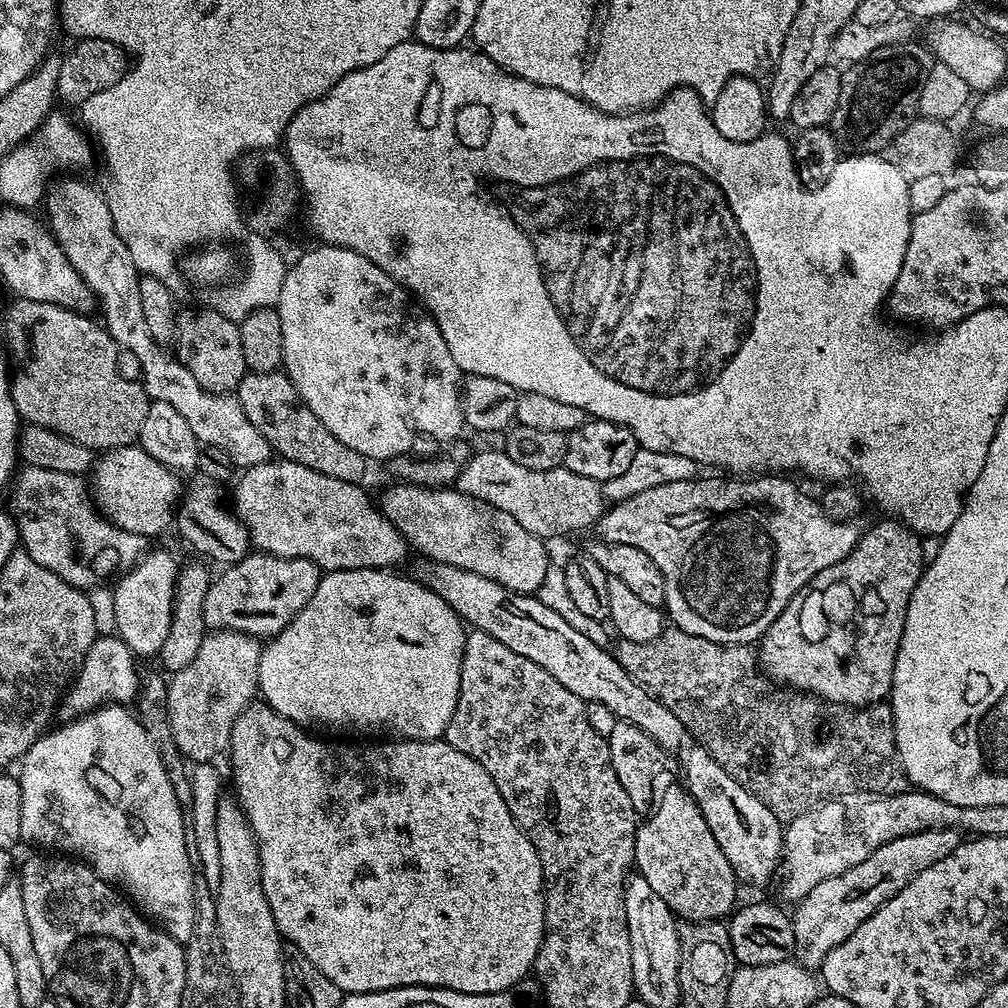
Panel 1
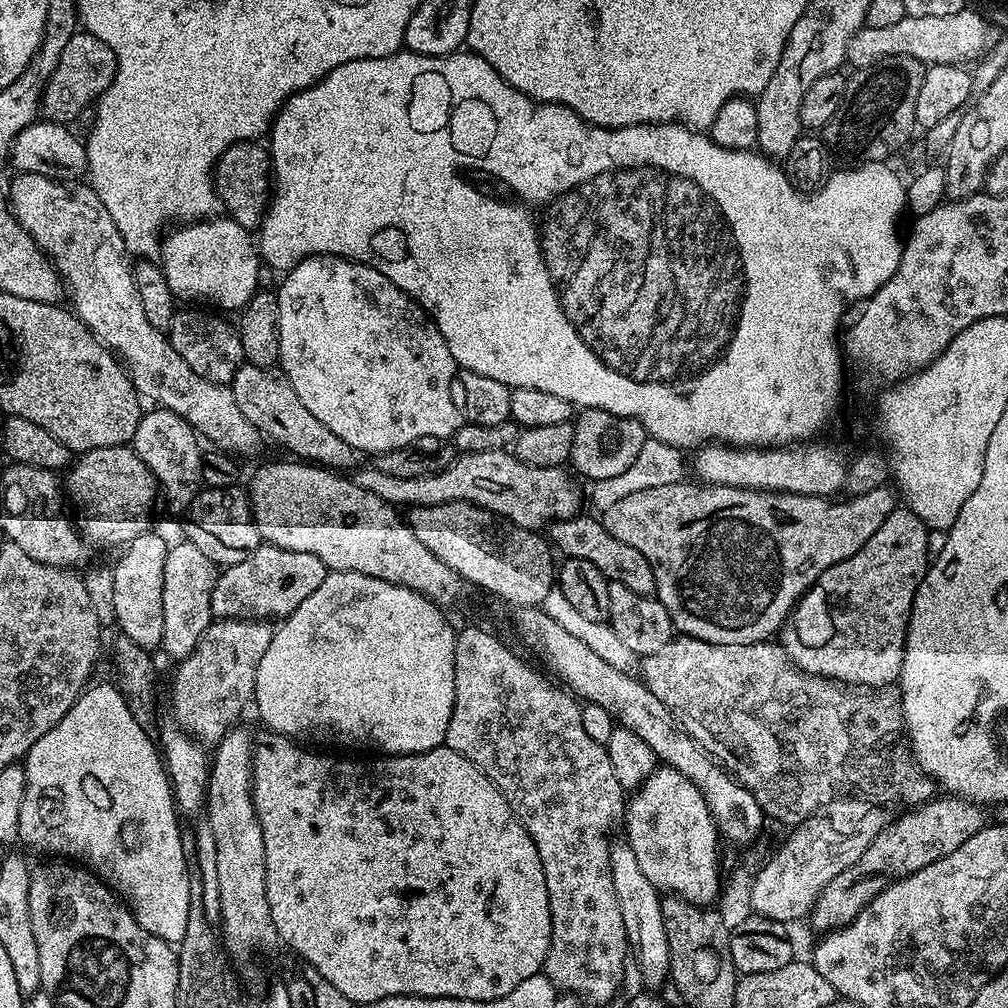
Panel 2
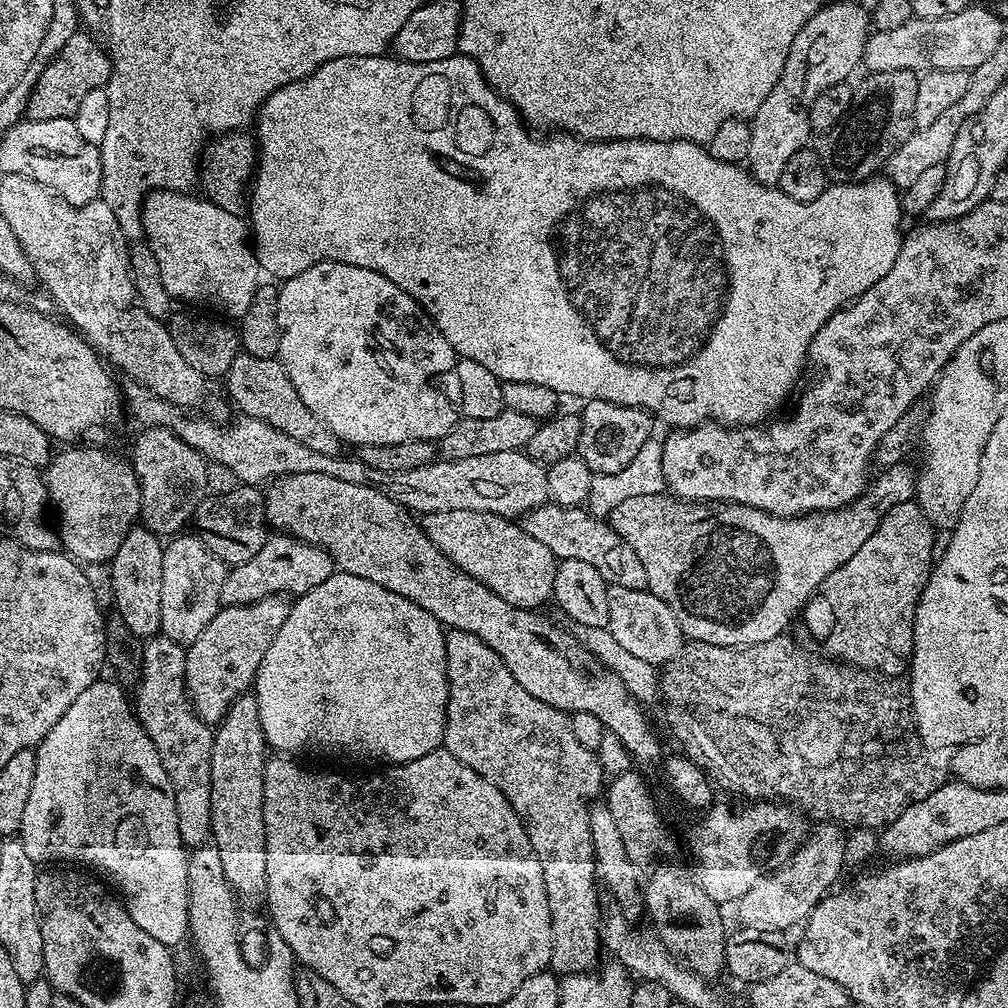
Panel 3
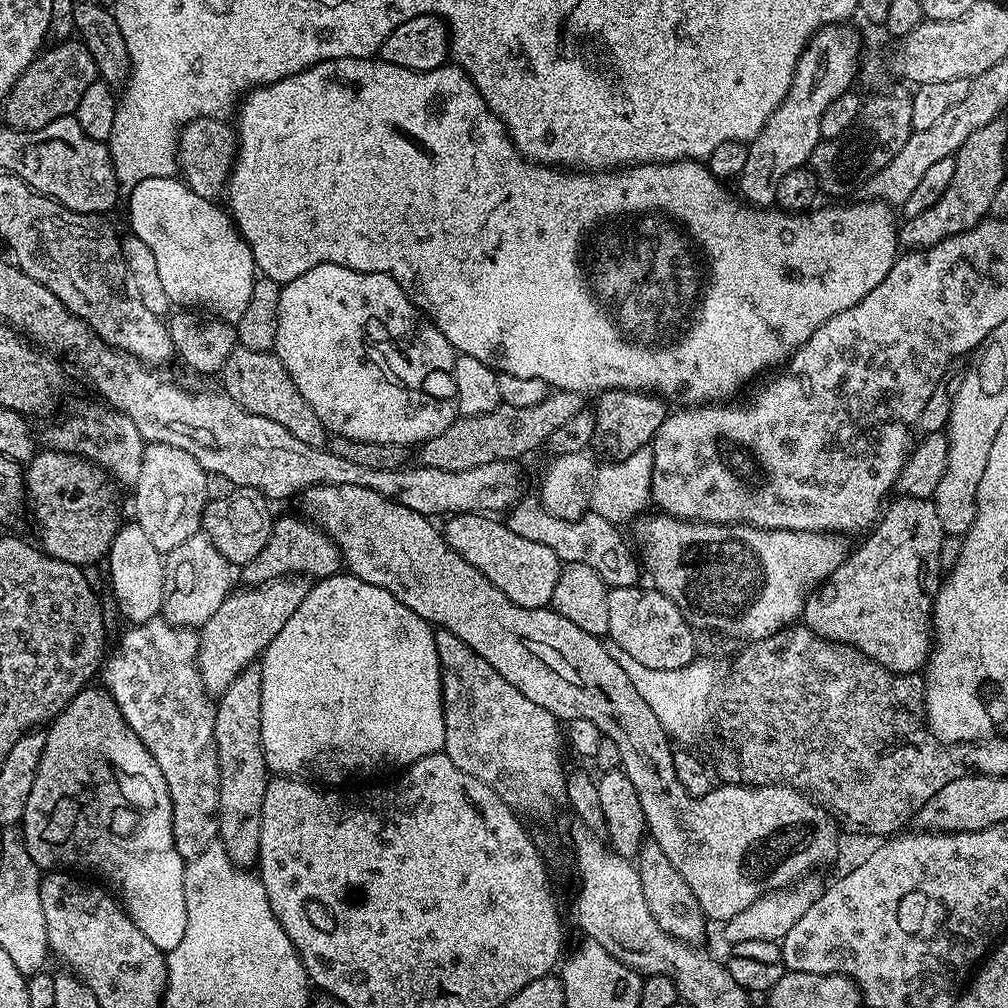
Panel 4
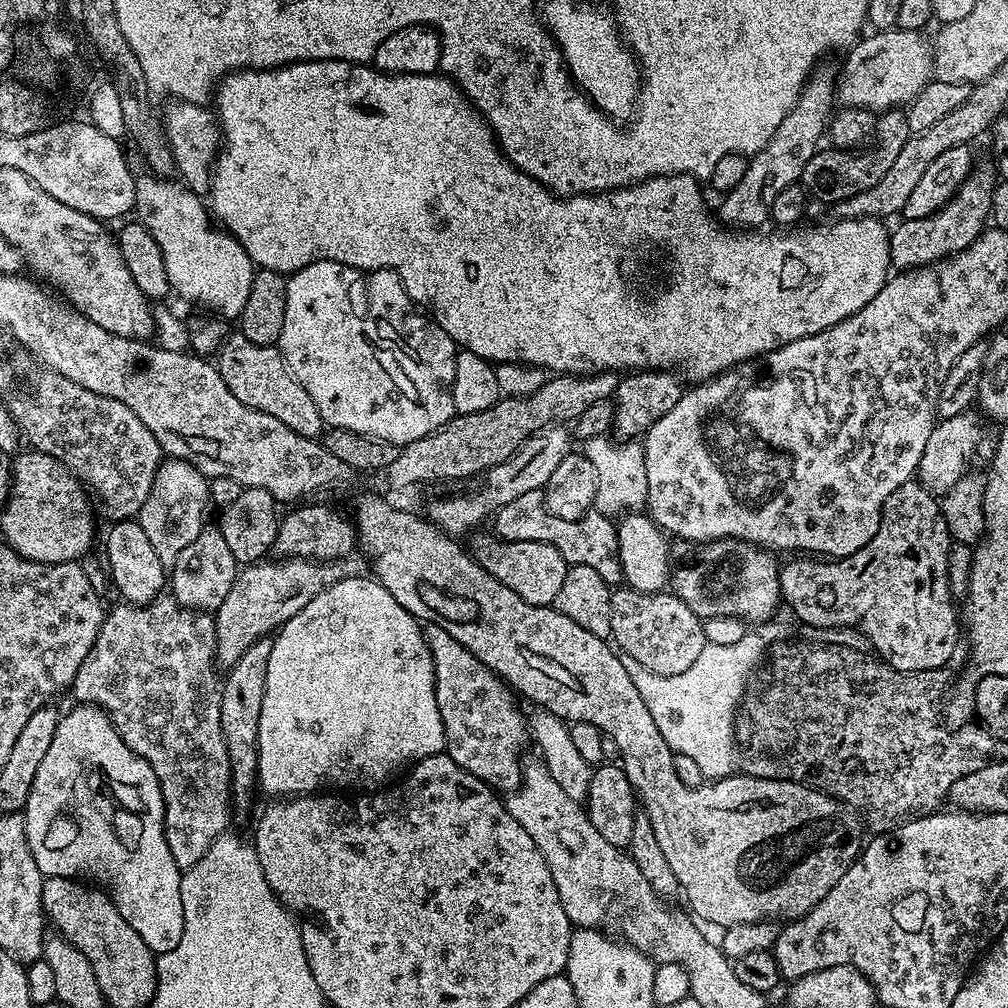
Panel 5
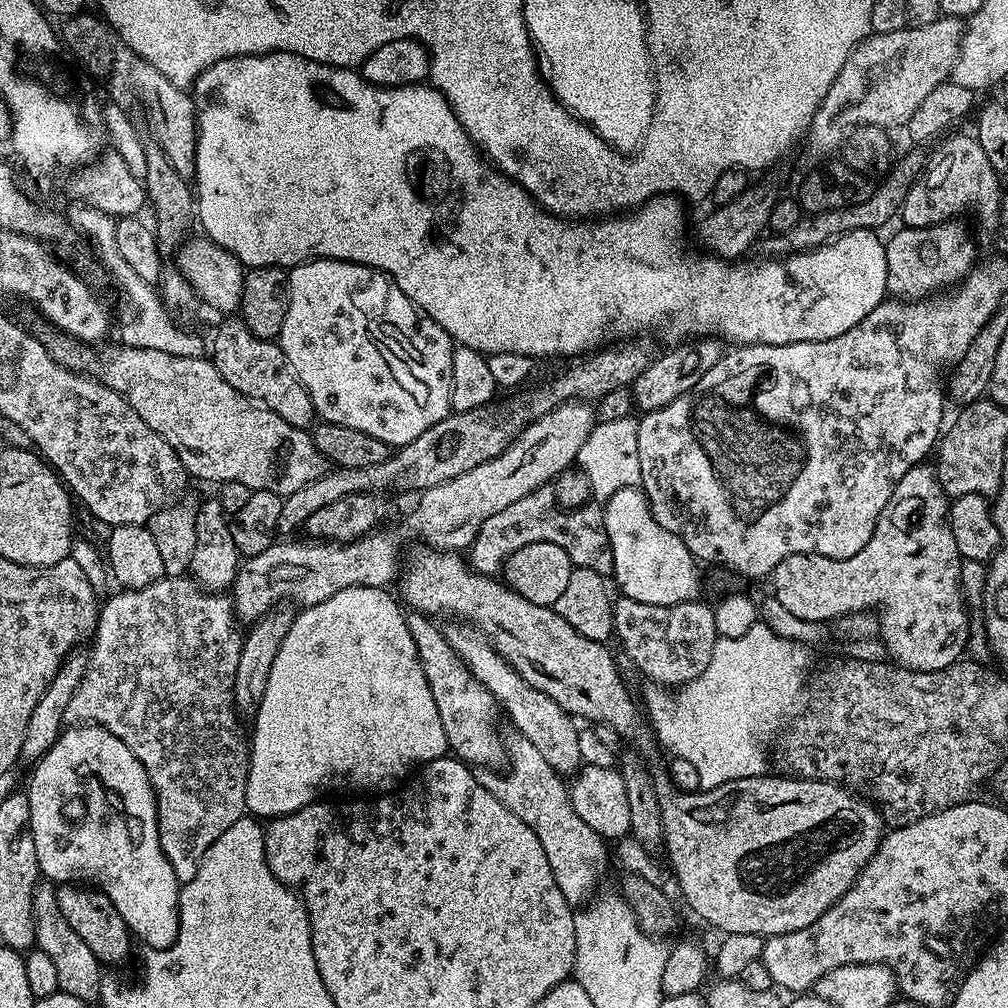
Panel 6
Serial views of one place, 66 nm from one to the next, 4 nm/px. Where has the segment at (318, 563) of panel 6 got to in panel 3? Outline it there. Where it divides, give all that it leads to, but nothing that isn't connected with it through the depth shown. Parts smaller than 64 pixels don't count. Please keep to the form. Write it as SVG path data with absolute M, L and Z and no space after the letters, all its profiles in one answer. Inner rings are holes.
M285 597L262 598L246 606L221 607L220 613L210 618L210 626L198 634L184 654L184 691L198 718L209 726L219 724L240 696L255 685L258 666L270 650L282 622L286 622L290 604Z

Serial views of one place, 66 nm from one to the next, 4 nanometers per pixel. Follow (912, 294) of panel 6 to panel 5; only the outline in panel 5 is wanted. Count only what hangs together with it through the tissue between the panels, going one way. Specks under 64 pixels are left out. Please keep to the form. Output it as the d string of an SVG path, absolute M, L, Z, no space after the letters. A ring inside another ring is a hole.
M977 163L946 206L926 218L901 219L900 225L896 229L893 227L888 237L891 267L896 270L925 268L928 264L935 264L937 260L944 260L969 248L986 231L992 214L990 202L997 183L996 170L991 163Z

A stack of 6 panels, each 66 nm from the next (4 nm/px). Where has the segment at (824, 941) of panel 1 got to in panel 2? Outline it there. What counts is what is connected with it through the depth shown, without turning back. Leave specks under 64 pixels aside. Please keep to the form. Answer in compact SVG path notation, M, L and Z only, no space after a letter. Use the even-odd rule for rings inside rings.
M940 794L913 807L905 816L893 819L870 842L866 854L854 862L838 878L831 880L816 900L810 913L810 921L817 928L817 933L827 934L837 926L851 924L854 917L872 901L882 889L896 880L904 880L910 874L954 854L962 842L970 842L974 834L986 827L985 809L973 800L963 800L960 796ZM940 796L940 797L939 797Z

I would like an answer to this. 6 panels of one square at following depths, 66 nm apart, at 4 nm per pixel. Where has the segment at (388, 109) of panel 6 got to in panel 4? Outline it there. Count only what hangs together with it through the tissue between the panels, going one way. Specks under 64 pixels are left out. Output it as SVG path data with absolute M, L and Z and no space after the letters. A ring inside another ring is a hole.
M347 56L346 58L323 60L314 66L303 68L298 74L290 74L290 78L282 78L273 84L262 84L259 88L251 89L239 101L239 112L240 124L238 123L236 162L232 165L232 175L228 178L226 189L228 204L226 203L226 208L242 238L249 244L250 253L253 254L257 269L265 277L283 286L289 284L294 278L298 278L298 274L306 274L306 270L314 270L314 266L322 266L323 264L337 264L359 272L381 272L390 278L394 278L394 282L398 282L398 286L402 286L402 290L414 301L416 307L438 326L438 330L442 330L442 334L446 334L446 338L452 343L452 347L456 349L459 355L478 358L478 362L486 362L486 366L490 366L497 374L505 372L506 374L514 374L518 378L542 378L542 382L546 382L553 389L565 392L599 394L608 392L612 388L621 388L627 392L647 392L663 396L665 401L668 402L677 400L677 405L680 406L699 406L709 402L727 401L729 398L735 397L732 395L739 388L746 387L755 376L761 375L760 377L763 377L765 375L763 372L767 368L772 368L771 370L779 369L808 341L810 334L814 334L814 330L818 330L818 326L822 326L822 322L826 322L830 318L834 318L834 314L838 314L842 310L850 310L850 306L862 302L862 298L866 298L866 294L870 294L870 290L874 290L874 286L878 286L878 282L882 282L882 278L888 276L888 272L898 255L898 224L897 221L892 221L893 209L882 200L864 198L861 199L861 204L836 202L833 203L836 204L833 208L817 207L815 210L807 212L786 212L777 210L772 206L753 206L735 195L732 197L724 189L727 187L722 183L720 177L709 170L707 163L698 160L672 160L669 164L633 164L615 170L565 170L560 166L534 164L521 156L519 150L512 144L512 138L508 135L507 128L492 113L490 106L486 106L486 102L474 86L474 82L460 67L452 62L444 64L441 68L419 72L418 70L406 70L402 66L387 64L385 60L379 58Z

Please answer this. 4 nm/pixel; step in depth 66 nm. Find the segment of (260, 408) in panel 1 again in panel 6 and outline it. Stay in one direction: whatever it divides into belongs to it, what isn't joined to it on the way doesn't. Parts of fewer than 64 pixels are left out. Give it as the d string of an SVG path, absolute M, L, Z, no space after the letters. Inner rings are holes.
M224 318L216 328L212 340L210 336L210 359L216 369L247 400L269 408L278 418L290 422L290 426L305 430L313 427L317 419L314 402L310 402L310 394L302 386L300 379L284 357L279 343L255 337L240 318Z

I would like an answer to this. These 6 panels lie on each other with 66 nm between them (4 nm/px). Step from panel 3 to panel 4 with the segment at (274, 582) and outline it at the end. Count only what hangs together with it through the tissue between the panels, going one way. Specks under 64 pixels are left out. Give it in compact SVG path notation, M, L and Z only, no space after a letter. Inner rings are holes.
M277 515L273 519L272 536L266 546L262 546L262 554L239 569L239 579L241 576L245 585L265 584L271 580L292 578L297 574L313 581L325 580L341 571L342 557L338 545L321 528L296 516Z

